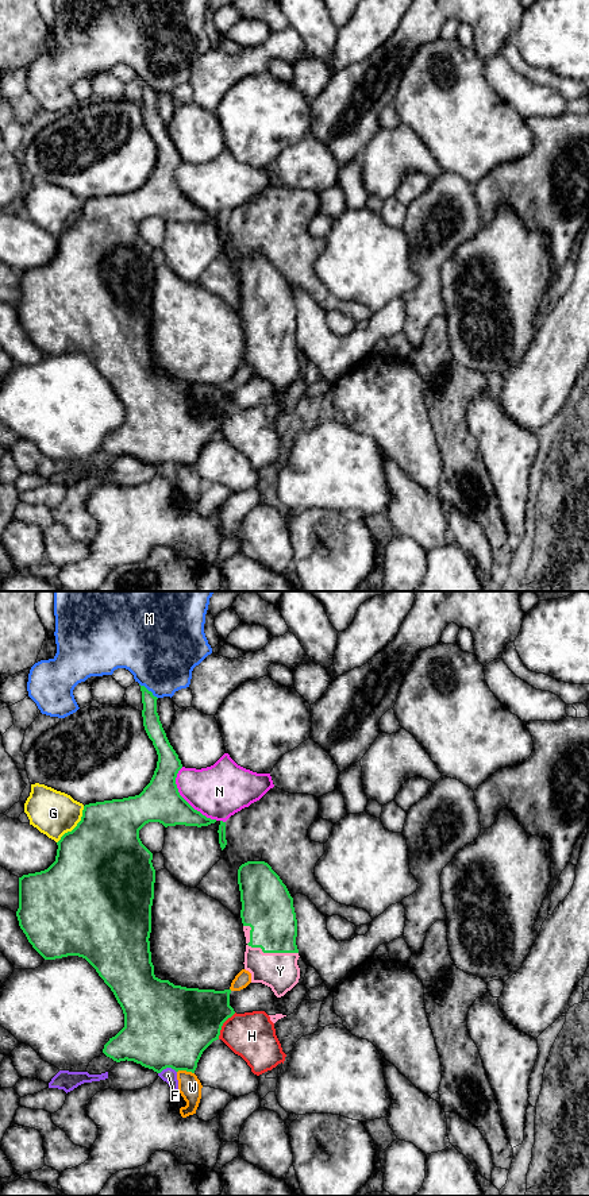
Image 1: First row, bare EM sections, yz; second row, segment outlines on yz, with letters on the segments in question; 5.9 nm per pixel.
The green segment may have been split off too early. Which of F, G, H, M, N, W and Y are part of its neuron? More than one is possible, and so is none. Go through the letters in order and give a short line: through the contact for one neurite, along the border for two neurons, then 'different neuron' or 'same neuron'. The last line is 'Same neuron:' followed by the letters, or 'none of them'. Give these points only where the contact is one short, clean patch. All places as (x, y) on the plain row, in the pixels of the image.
F: different neuron
G: different neuron
H: different neuron
M: different neuron
N: different neuron
W: different neuron
Y: line yz (268, 304), (268, 336), (261, 343), (280, 366); same neuron
Same neuron: Y

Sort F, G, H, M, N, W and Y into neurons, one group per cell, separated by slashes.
F / G / H / M / N / W / Y

